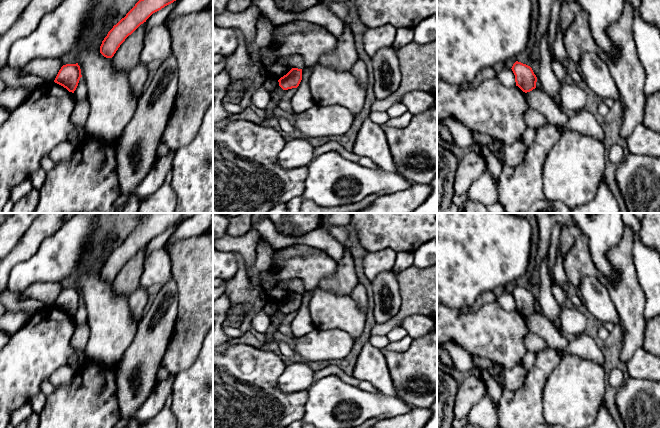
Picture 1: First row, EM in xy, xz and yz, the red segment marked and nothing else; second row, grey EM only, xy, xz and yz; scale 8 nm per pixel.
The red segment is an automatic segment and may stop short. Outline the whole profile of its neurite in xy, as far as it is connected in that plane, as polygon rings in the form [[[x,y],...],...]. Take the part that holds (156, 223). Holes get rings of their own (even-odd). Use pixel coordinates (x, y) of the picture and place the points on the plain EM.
[[[150,213],[147,220],[108,256],[102,265],[100,277],[112,282],[120,269],[155,236],[173,227],[184,218],[184,213]]]

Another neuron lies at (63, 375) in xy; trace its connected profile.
[[[66,364],[56,369],[49,378],[49,381],[54,386],[64,386],[73,379],[75,373],[76,369]]]

